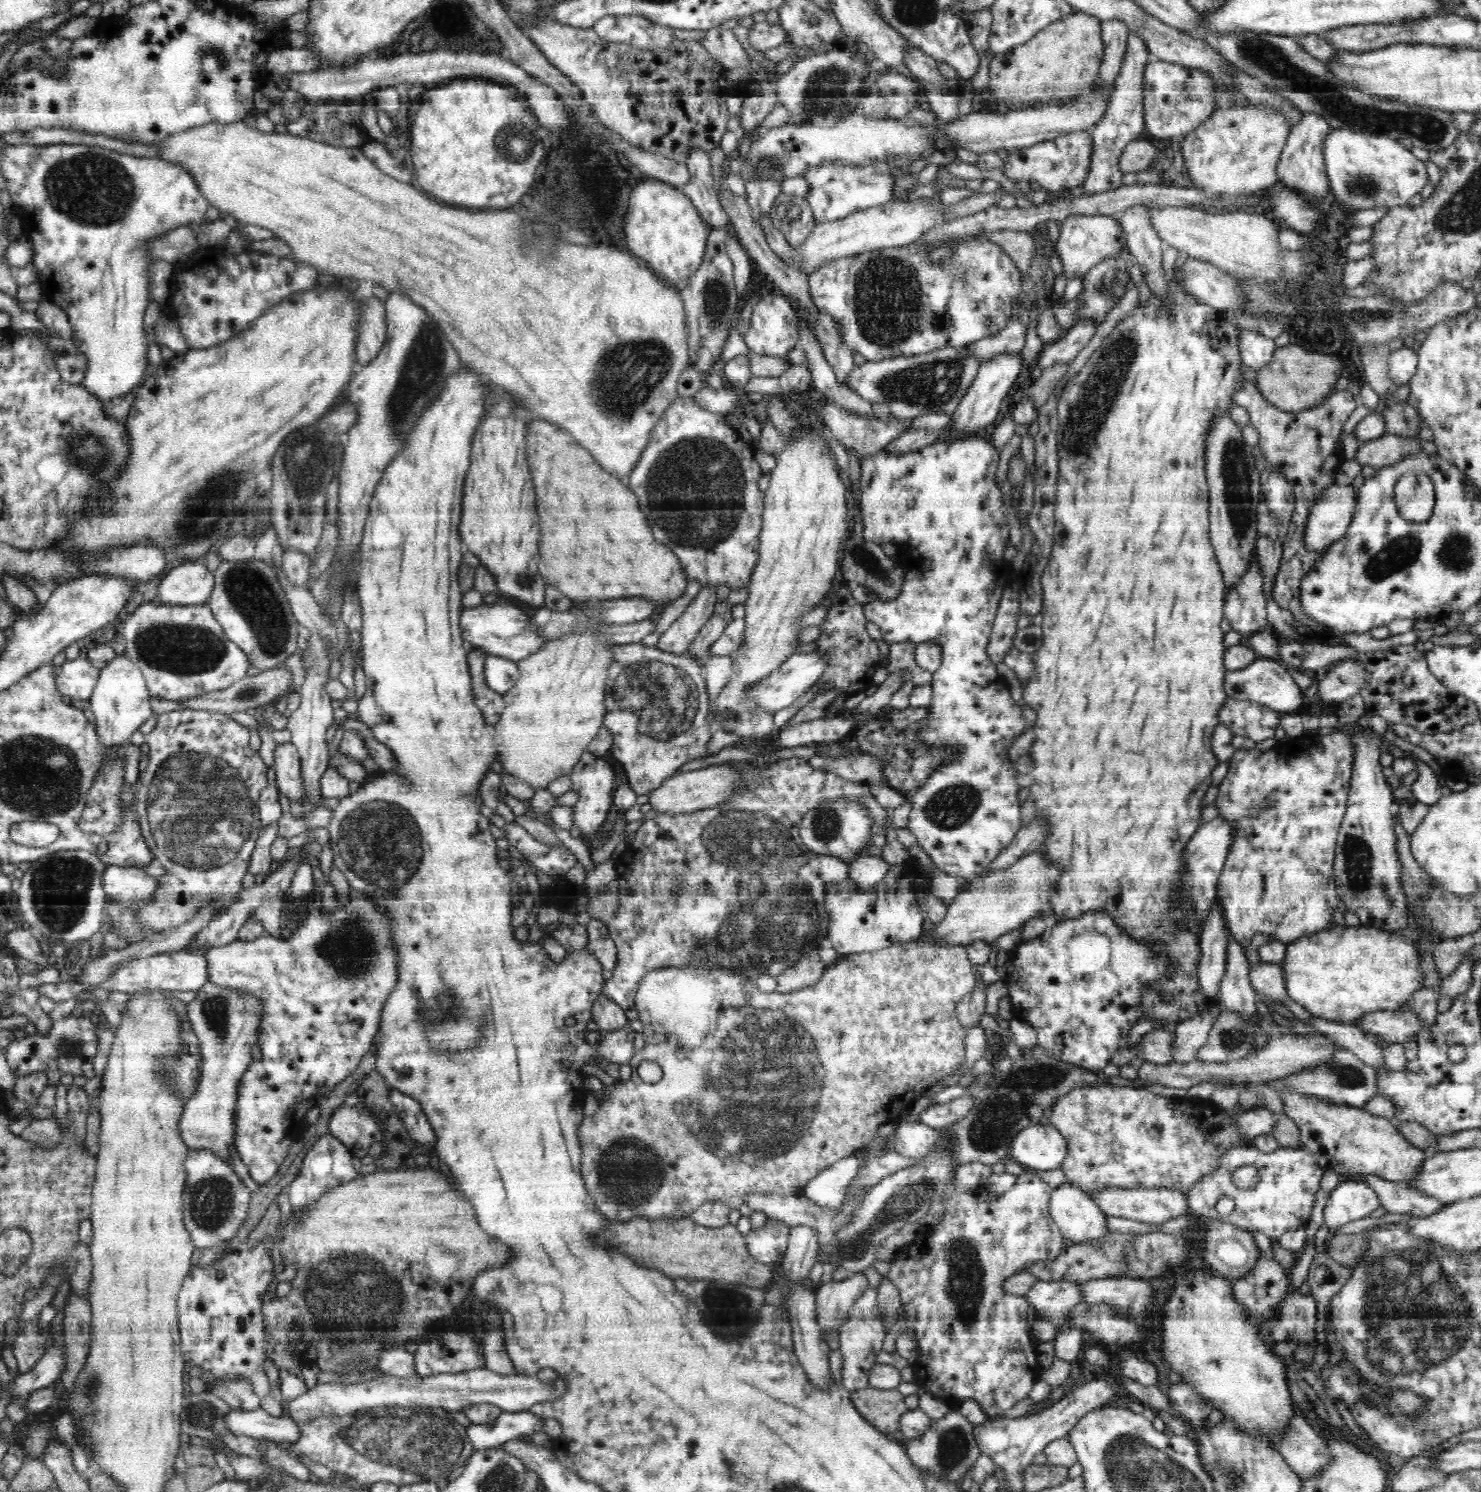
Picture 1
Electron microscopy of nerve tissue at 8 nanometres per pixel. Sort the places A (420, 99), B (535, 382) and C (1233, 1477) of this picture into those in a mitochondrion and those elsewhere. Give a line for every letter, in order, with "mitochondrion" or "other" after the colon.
A: other
B: other
C: mitochondrion

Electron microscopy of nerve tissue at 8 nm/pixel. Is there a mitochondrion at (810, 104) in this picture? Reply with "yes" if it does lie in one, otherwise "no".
yes

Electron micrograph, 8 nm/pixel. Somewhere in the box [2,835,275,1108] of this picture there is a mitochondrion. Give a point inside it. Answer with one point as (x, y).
(59, 888)

